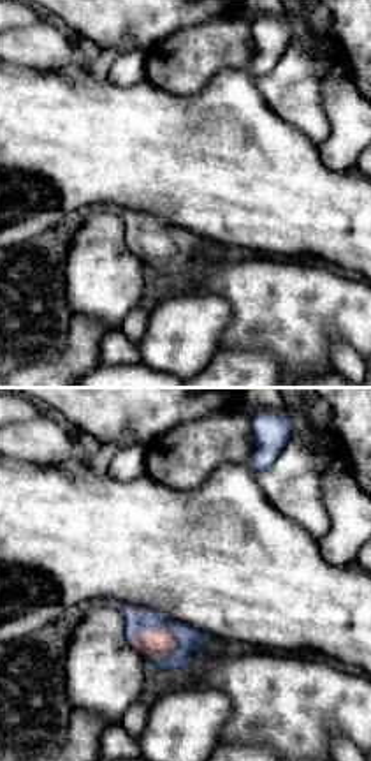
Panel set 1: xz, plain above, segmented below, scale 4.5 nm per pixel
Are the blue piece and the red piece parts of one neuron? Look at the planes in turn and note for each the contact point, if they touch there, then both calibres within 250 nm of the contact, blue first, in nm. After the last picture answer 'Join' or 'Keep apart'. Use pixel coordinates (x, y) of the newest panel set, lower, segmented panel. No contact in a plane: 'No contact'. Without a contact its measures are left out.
Touches blue at (150, 628). Thickness 120 nm (blue) against 120 nm

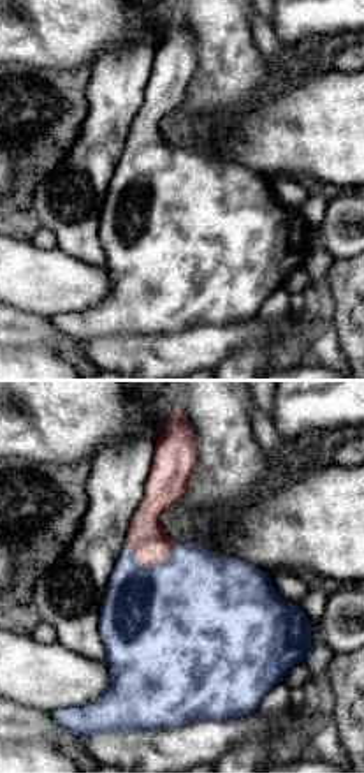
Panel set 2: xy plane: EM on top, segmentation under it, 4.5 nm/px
Touches blue at (152, 566). Thickness 500 nm (blue) against 170 nm

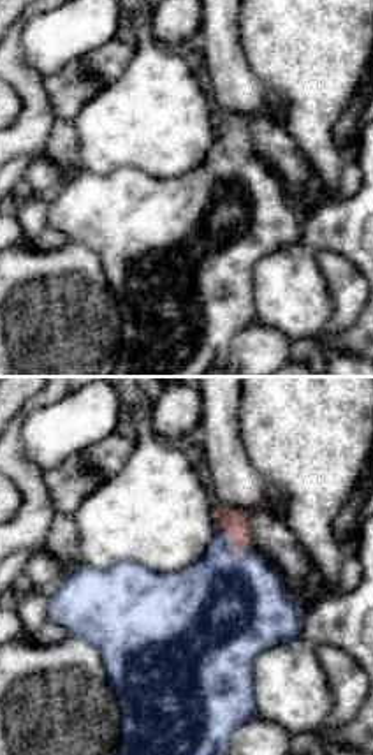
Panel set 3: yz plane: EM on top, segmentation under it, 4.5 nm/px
Touches blue at (233, 546). Thickness 460 nm (blue) against 140 nm

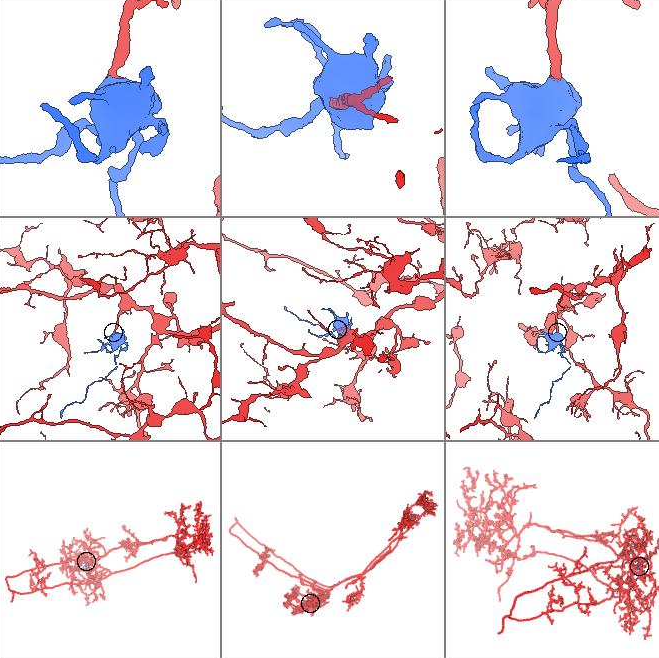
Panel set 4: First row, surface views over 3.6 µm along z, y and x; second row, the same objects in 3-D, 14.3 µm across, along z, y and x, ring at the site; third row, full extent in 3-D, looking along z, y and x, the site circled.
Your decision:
Join

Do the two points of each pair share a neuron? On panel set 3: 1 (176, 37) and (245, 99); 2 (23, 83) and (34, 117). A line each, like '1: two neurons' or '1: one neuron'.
1: two neurons
2: one neuron

